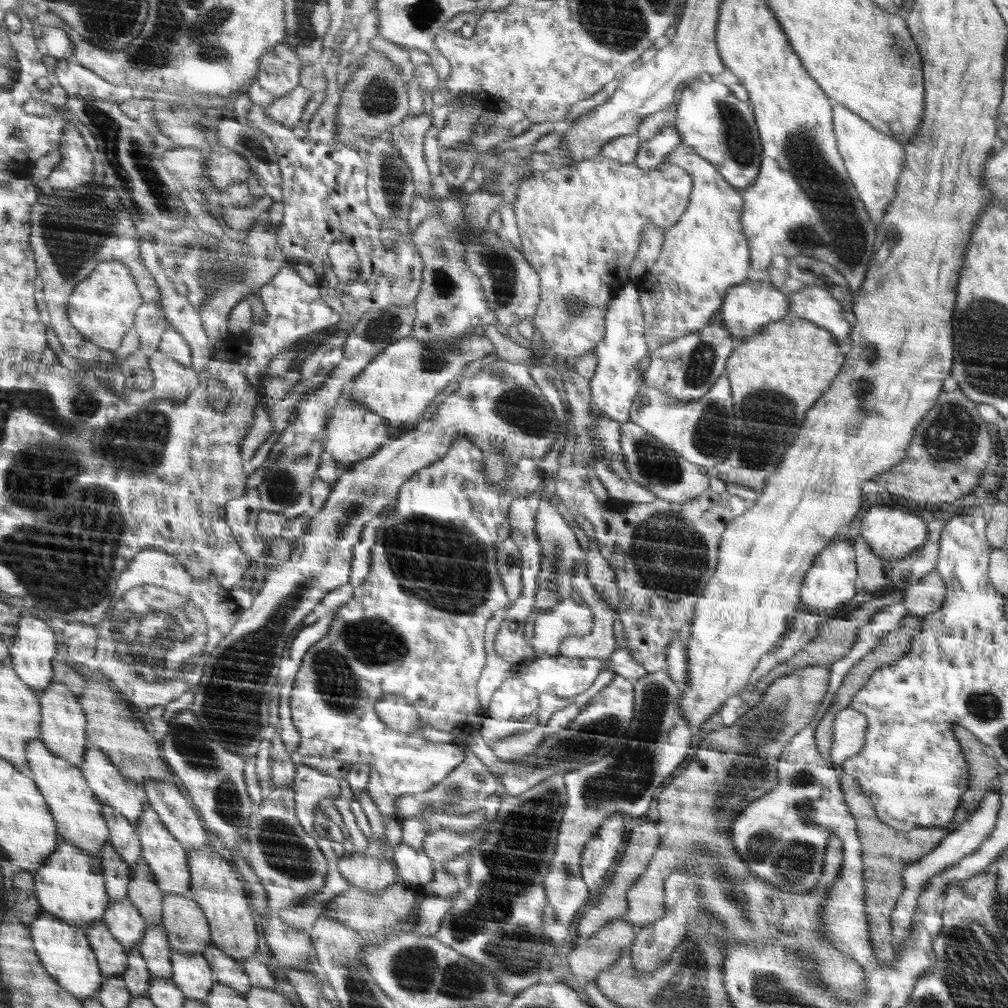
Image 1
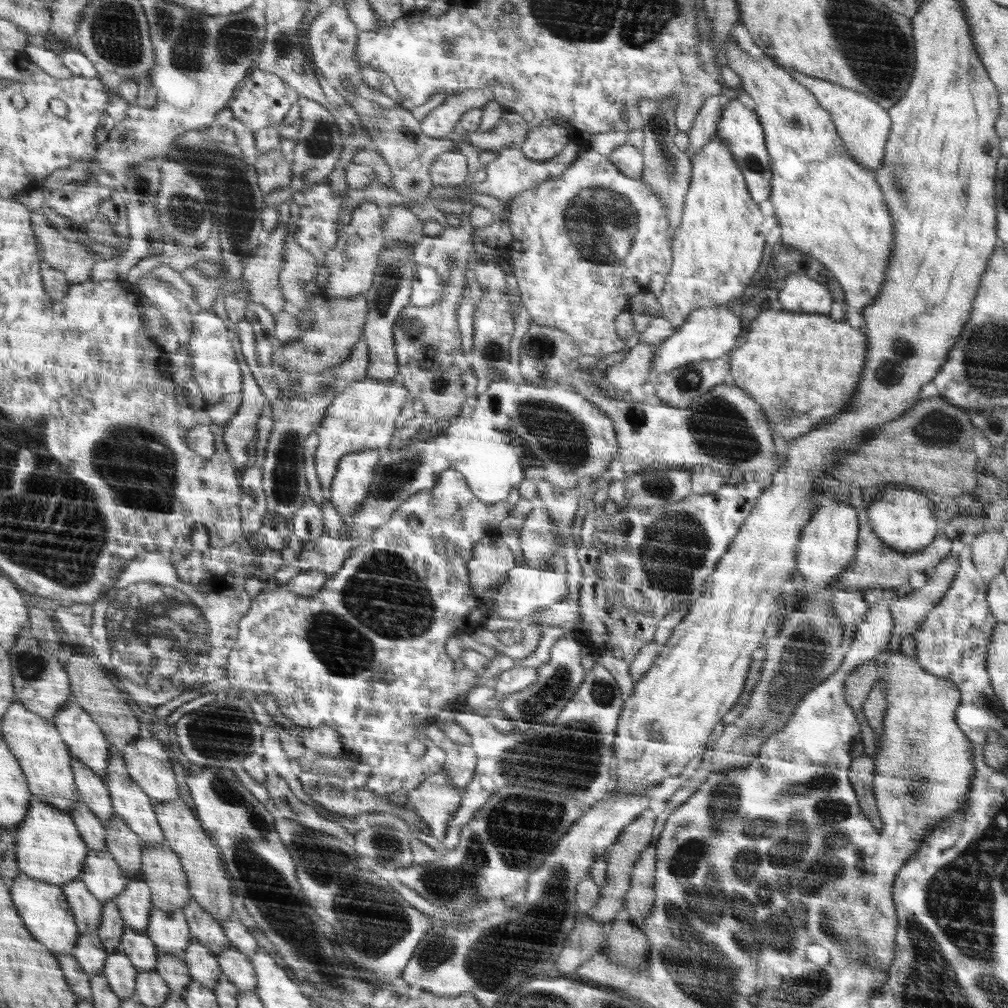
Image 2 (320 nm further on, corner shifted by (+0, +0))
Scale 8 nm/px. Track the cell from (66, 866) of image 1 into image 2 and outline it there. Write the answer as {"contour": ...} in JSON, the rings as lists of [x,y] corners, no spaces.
{"contour":[[[34,795],[27,821],[19,826],[15,834],[22,872],[60,888],[71,880],[81,878],[84,859],[90,848],[70,814]]]}

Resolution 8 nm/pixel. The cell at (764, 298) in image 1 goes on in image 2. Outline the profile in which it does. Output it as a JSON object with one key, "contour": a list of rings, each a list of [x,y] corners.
{"contour":[[[710,306],[692,311],[690,318],[683,326],[678,327],[661,345],[656,347],[651,370],[654,373],[668,371],[690,362],[718,359],[719,356],[728,354],[740,344],[742,339],[738,336],[742,327],[741,316],[726,306]]]}

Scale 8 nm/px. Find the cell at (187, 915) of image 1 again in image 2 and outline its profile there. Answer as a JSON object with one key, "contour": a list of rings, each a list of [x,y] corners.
{"contour":[[[168,842],[143,844],[141,853],[142,875],[151,890],[152,906],[166,914],[184,910],[183,906],[192,900],[192,894],[180,856]]]}

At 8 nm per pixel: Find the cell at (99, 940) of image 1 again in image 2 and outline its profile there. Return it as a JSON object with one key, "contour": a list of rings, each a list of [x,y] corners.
{"contour":[[[74,879],[62,887],[79,932],[96,931],[102,920],[103,904],[96,900],[84,881]]]}

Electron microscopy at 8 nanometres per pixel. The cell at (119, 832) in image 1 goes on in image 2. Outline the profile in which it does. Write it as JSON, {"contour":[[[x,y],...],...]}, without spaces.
{"contour":[[[75,757],[70,759],[74,773],[74,784],[80,793],[80,802],[86,806],[106,826],[114,816],[109,790],[100,775],[97,775],[86,763]]]}

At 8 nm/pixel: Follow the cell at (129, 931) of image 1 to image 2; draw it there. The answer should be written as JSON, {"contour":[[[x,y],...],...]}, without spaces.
{"contour":[[[89,850],[87,857],[84,859],[81,878],[84,885],[102,904],[106,902],[115,902],[116,898],[126,892],[128,886],[128,877],[122,874],[118,863],[108,851]]]}

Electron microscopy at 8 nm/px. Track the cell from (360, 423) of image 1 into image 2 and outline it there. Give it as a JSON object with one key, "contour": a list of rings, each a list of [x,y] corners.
{"contour":[[[381,451],[354,452],[343,456],[336,468],[329,500],[343,517],[354,516],[369,495]]]}

